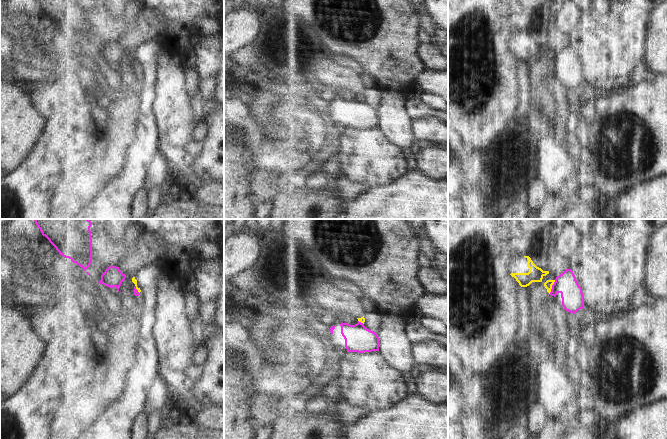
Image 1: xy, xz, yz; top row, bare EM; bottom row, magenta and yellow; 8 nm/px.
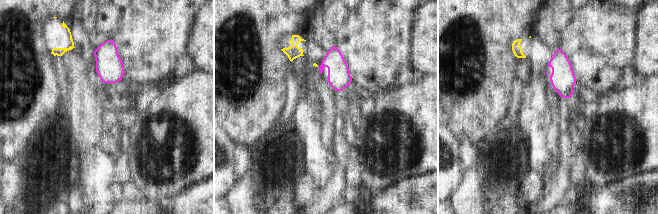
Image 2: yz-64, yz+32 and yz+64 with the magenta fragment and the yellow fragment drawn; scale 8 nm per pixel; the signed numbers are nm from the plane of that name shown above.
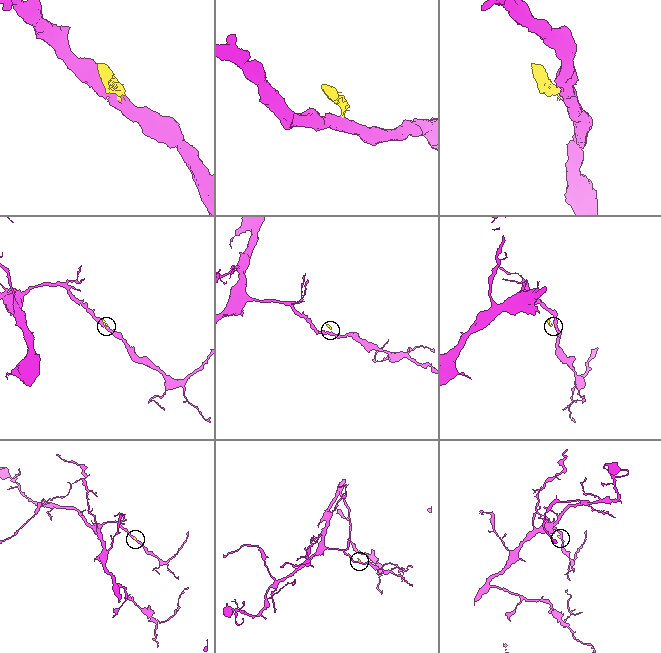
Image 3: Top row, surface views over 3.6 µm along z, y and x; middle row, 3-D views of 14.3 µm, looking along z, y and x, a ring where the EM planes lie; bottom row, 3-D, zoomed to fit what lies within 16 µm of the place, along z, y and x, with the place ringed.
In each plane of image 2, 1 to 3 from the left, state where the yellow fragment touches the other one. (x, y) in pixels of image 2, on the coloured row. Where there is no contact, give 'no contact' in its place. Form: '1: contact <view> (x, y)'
1: no contact
2: no contact
3: no contact

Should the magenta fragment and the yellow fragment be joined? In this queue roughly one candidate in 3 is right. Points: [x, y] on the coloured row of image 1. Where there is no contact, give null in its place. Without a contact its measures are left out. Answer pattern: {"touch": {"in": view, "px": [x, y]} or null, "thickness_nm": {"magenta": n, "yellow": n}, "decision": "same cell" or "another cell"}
{"touch": {"in": "yz", "px": [552, 287]}, "thickness_nm": {"magenta": 180, "yellow": 70}, "decision": "another cell"}

